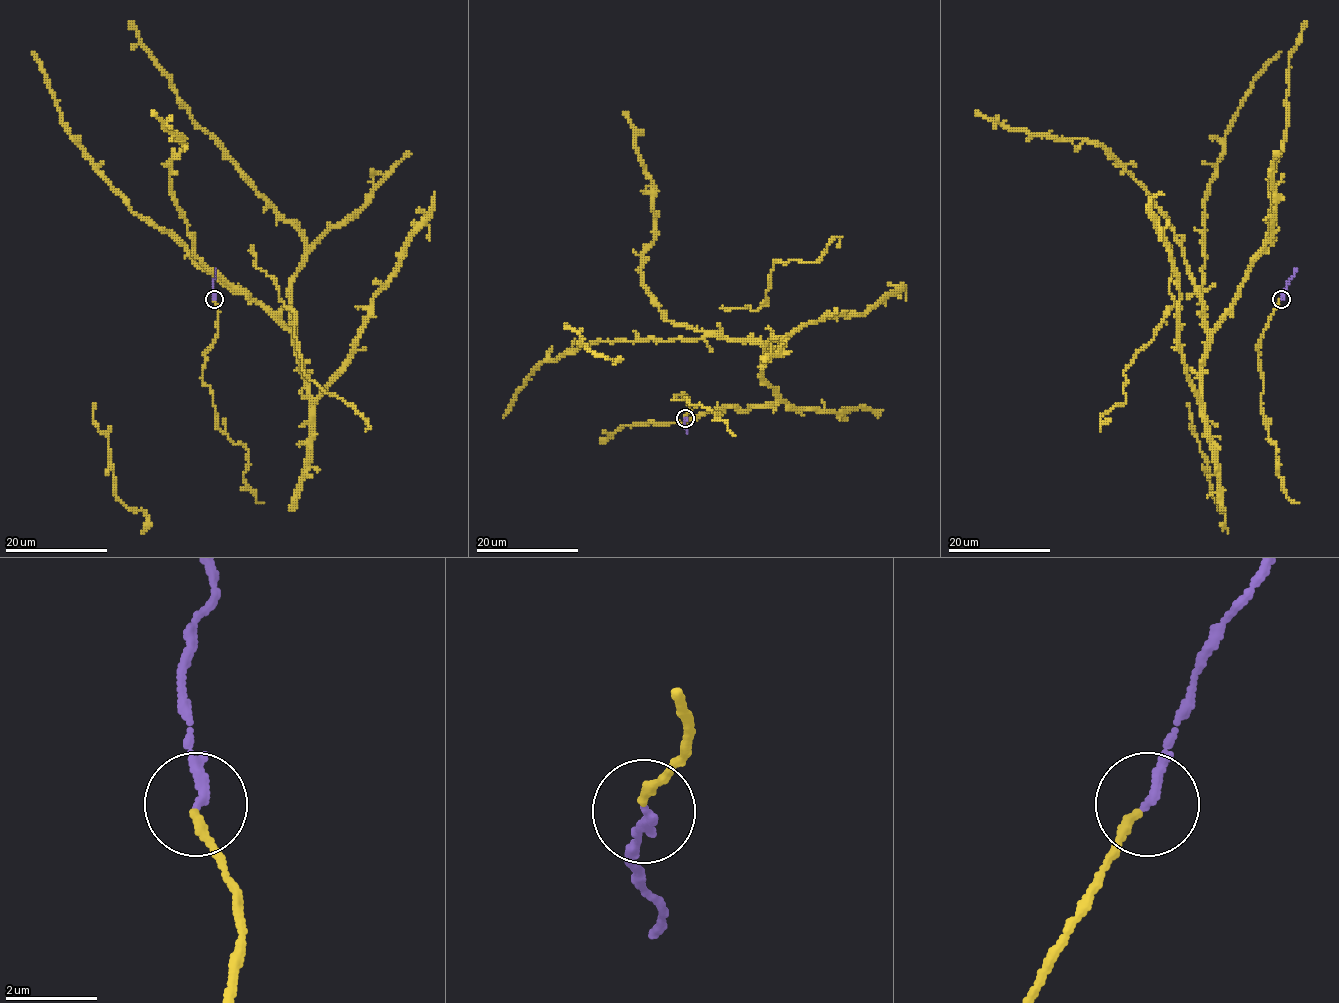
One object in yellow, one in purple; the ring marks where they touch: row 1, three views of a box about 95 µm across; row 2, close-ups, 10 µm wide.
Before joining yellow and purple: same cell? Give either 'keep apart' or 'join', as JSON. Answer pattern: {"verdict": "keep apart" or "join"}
{"verdict": "join"}

